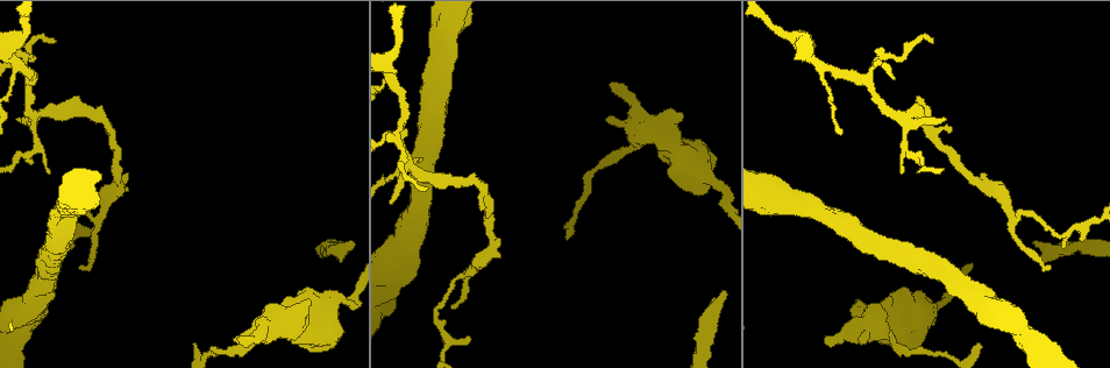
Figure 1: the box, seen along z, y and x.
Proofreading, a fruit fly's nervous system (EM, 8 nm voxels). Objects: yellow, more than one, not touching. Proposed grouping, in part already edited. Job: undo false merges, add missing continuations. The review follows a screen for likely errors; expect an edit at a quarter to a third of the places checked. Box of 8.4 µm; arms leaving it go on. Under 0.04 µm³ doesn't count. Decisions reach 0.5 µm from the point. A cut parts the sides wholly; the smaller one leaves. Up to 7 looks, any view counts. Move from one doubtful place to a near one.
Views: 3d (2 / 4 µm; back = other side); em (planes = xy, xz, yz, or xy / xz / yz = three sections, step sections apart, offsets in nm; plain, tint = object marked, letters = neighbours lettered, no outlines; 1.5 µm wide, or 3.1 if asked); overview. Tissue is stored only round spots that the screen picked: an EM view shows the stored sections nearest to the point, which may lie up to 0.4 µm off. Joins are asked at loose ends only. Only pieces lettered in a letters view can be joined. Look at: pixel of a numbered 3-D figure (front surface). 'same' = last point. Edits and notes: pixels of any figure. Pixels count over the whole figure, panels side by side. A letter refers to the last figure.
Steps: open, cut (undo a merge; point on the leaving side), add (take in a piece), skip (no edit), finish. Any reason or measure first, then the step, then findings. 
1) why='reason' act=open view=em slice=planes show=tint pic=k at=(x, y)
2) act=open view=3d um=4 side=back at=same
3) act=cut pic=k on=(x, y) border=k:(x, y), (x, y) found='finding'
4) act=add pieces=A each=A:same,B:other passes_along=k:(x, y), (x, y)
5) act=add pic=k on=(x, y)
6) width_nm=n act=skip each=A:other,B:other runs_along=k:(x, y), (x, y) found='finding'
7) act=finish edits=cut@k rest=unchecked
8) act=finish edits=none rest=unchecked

why='free end' act=open view=em slice=xy step=8 show=letters pic=1 at=(864, 343)

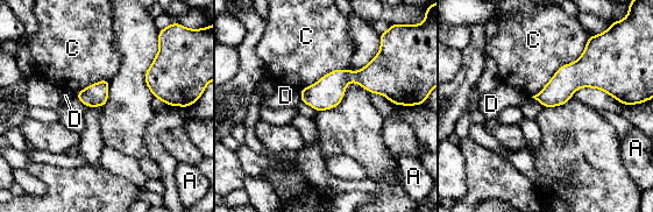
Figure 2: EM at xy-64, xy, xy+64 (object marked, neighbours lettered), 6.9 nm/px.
why='cut it another way' act=open view=em slice=planes show=letters at=same

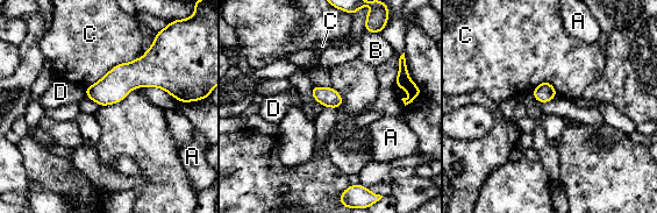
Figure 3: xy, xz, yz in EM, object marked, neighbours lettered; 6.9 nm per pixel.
act=skip each=A:other,B:other,C:other,D:other found='none of them fits'

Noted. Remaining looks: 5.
why='branch stops here' act=open view=3d um=4 side=back pic=1 at=(928, 41)

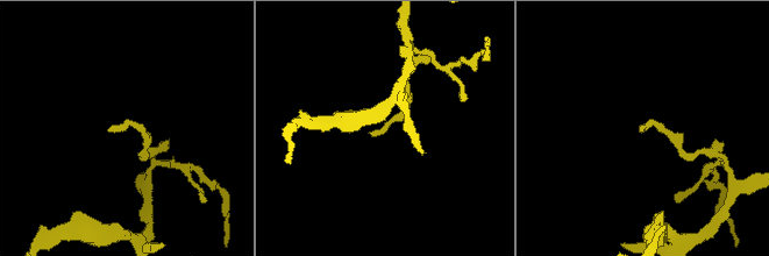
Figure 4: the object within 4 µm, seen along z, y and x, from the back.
why='now the EM' act=open view=em slice=yz step=8 show=tint pic=4 at=(643, 130)

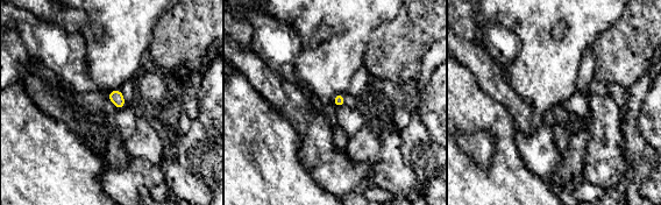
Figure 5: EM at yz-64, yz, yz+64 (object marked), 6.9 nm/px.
act=open view=em slice=planes show=letters at=same

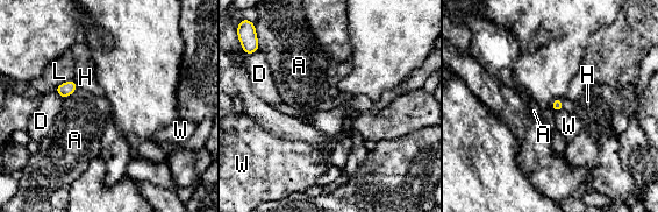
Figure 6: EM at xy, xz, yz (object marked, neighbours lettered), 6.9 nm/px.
act=skip each=A:other,D:other,H:other,L:other,W:other border=6:(78, 87), (64, 98) found='none of them fits'

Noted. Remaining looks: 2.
act=finish edits=none rest=unchecked

